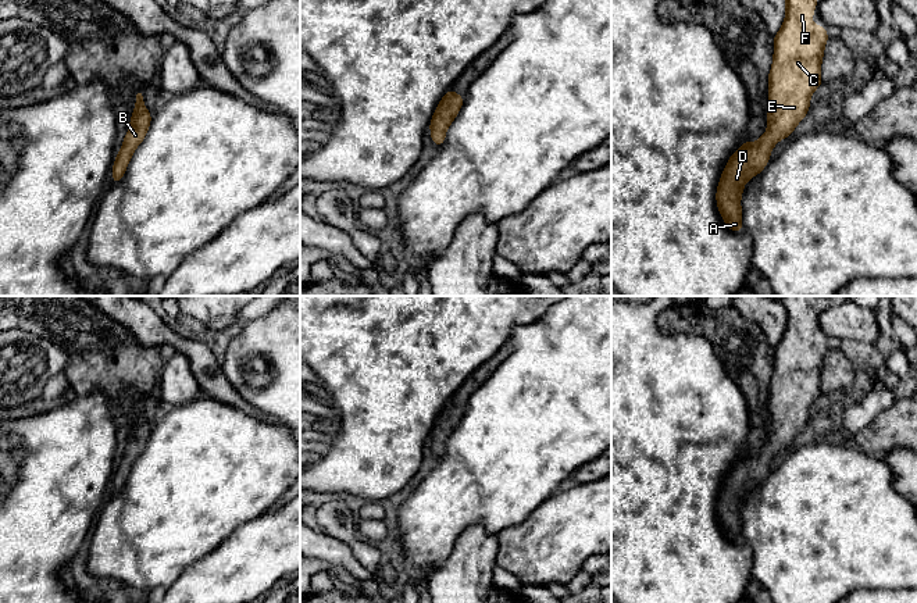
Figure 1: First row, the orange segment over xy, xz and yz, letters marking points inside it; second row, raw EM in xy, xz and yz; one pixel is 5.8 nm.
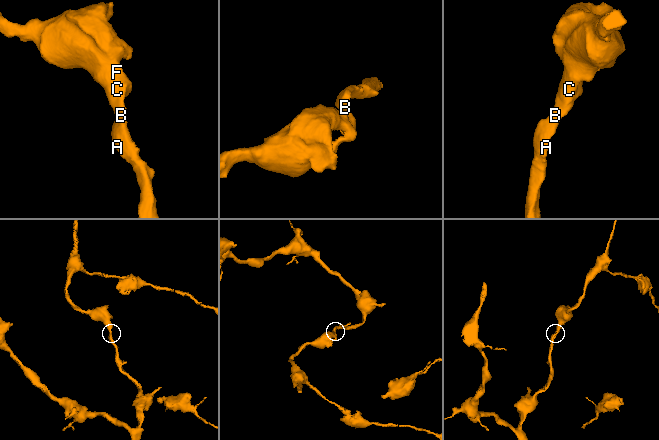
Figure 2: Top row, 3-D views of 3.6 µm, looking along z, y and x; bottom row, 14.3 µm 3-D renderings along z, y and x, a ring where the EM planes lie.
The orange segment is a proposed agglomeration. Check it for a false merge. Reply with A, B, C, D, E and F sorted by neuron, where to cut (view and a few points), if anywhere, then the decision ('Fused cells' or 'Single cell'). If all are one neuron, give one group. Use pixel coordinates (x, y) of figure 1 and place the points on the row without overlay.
Groups: A B C D E F. No split. Single cell

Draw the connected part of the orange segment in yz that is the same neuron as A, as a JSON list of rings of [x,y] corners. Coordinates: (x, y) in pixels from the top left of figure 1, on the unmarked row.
[[[782,296],[786,322],[784,336],[774,347],[773,378],[768,385],[767,443],[756,454],[749,450],[728,471],[717,499],[718,522],[731,542],[742,543],[741,507],[745,495],[760,485],[770,472],[777,453],[792,446],[795,438],[807,427],[813,403],[823,396],[821,372],[828,353],[827,339],[813,336],[813,324],[818,310],[818,296]]]

